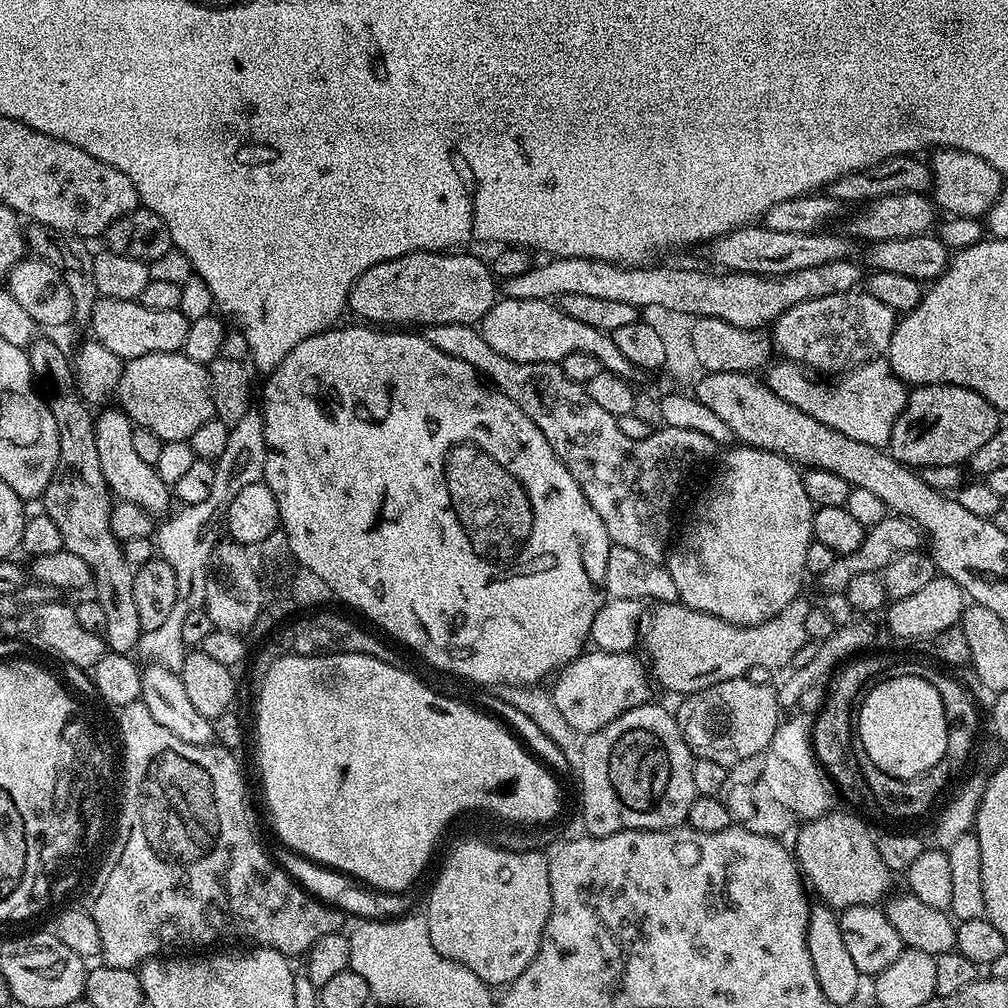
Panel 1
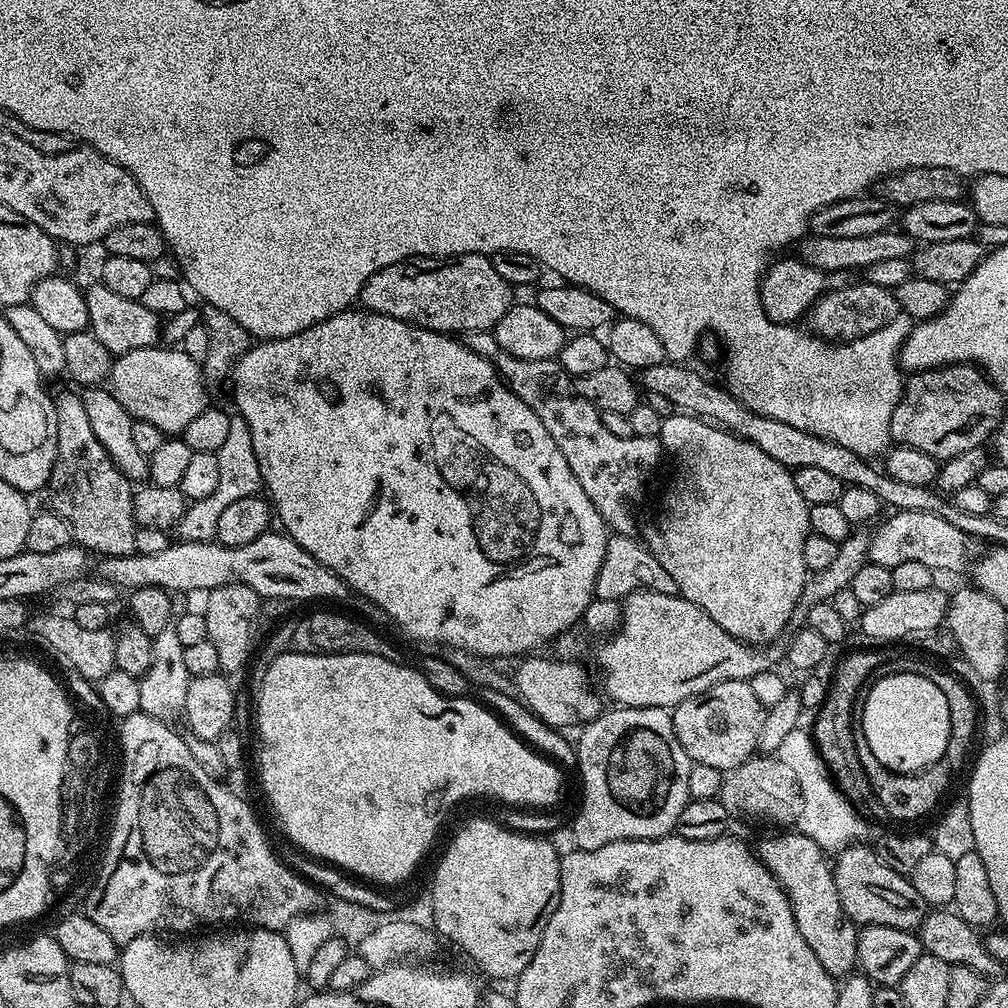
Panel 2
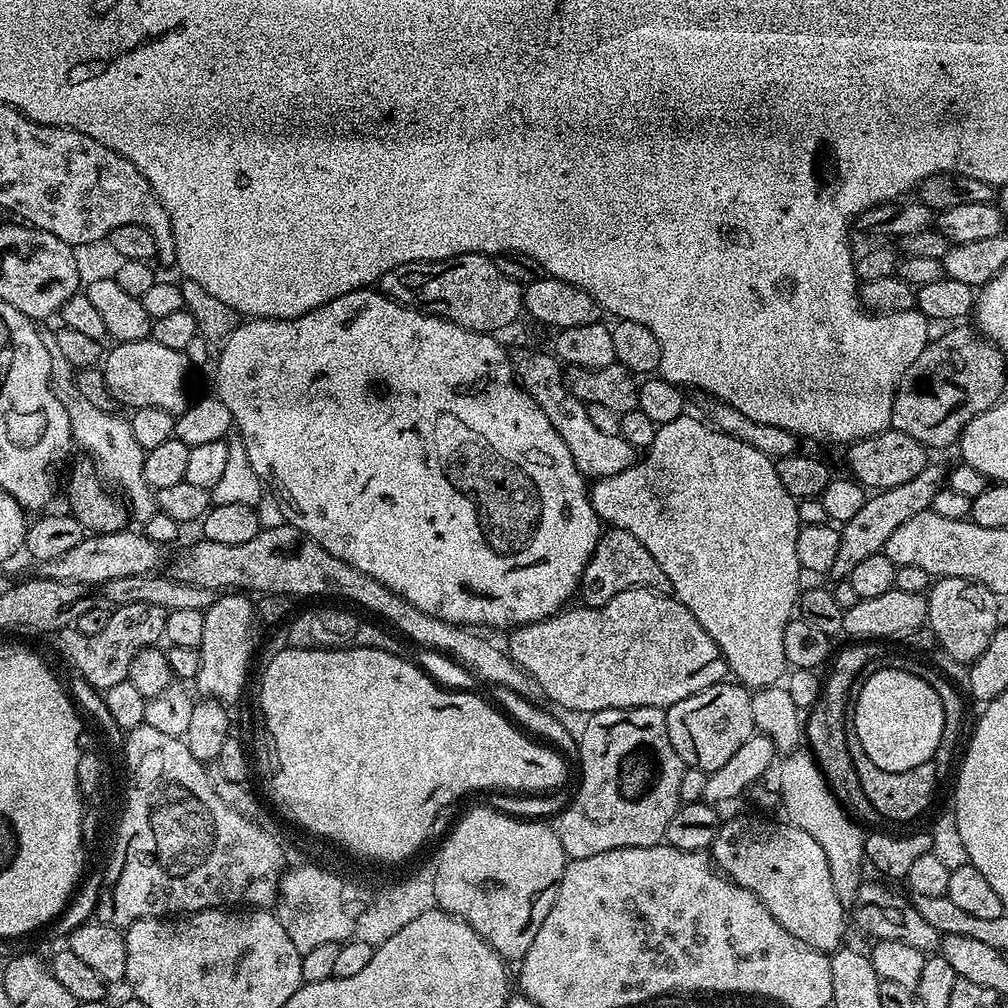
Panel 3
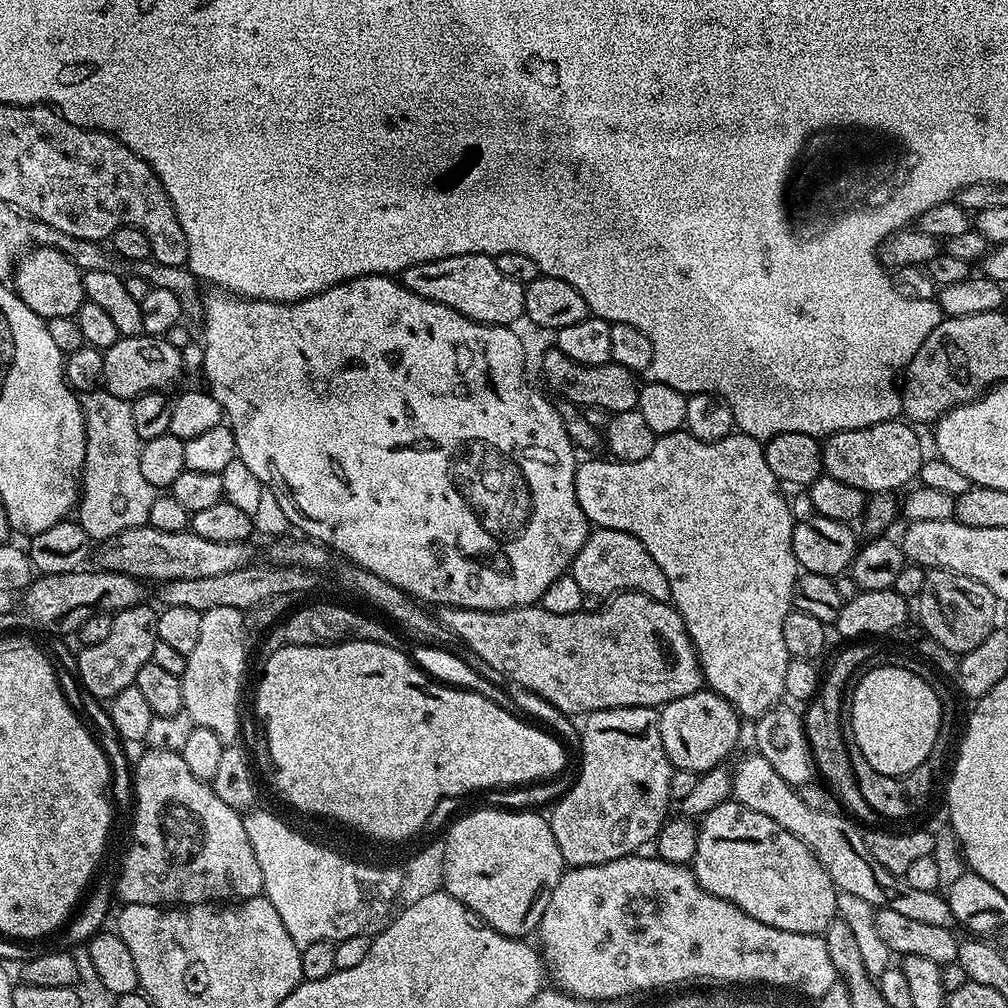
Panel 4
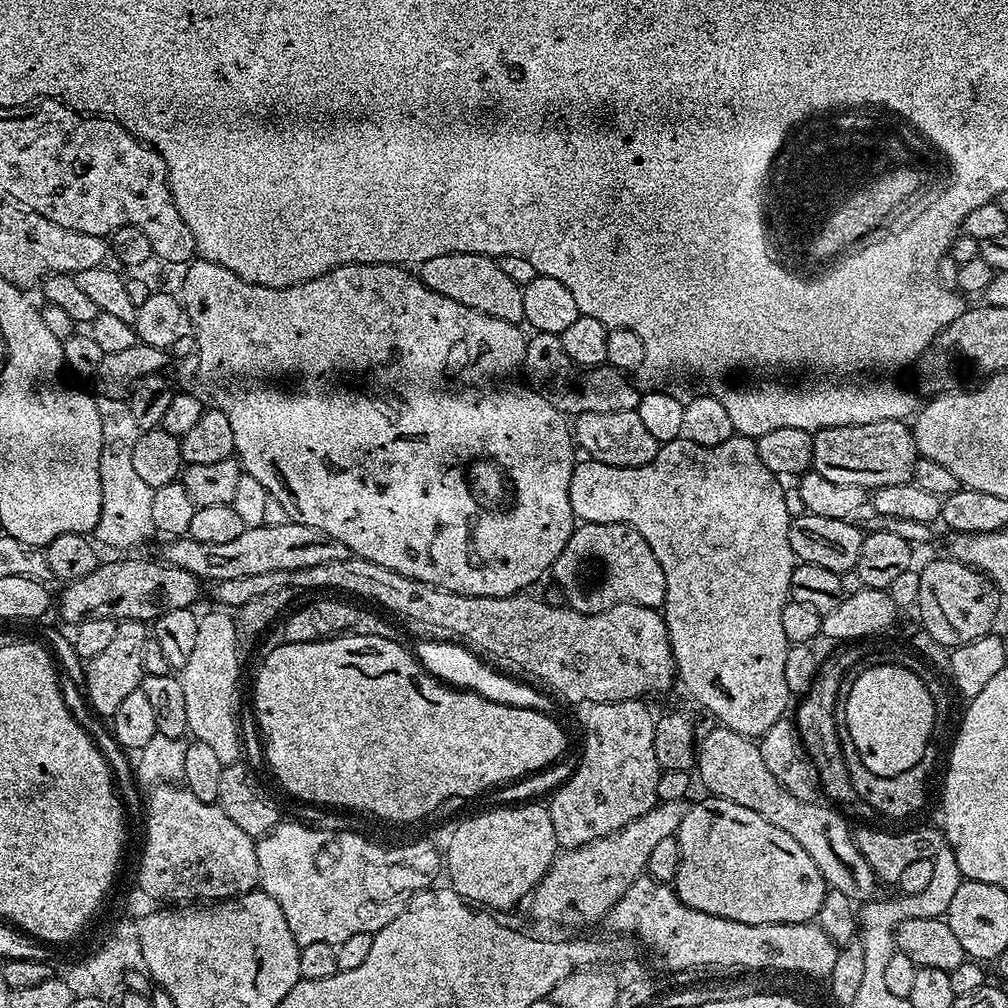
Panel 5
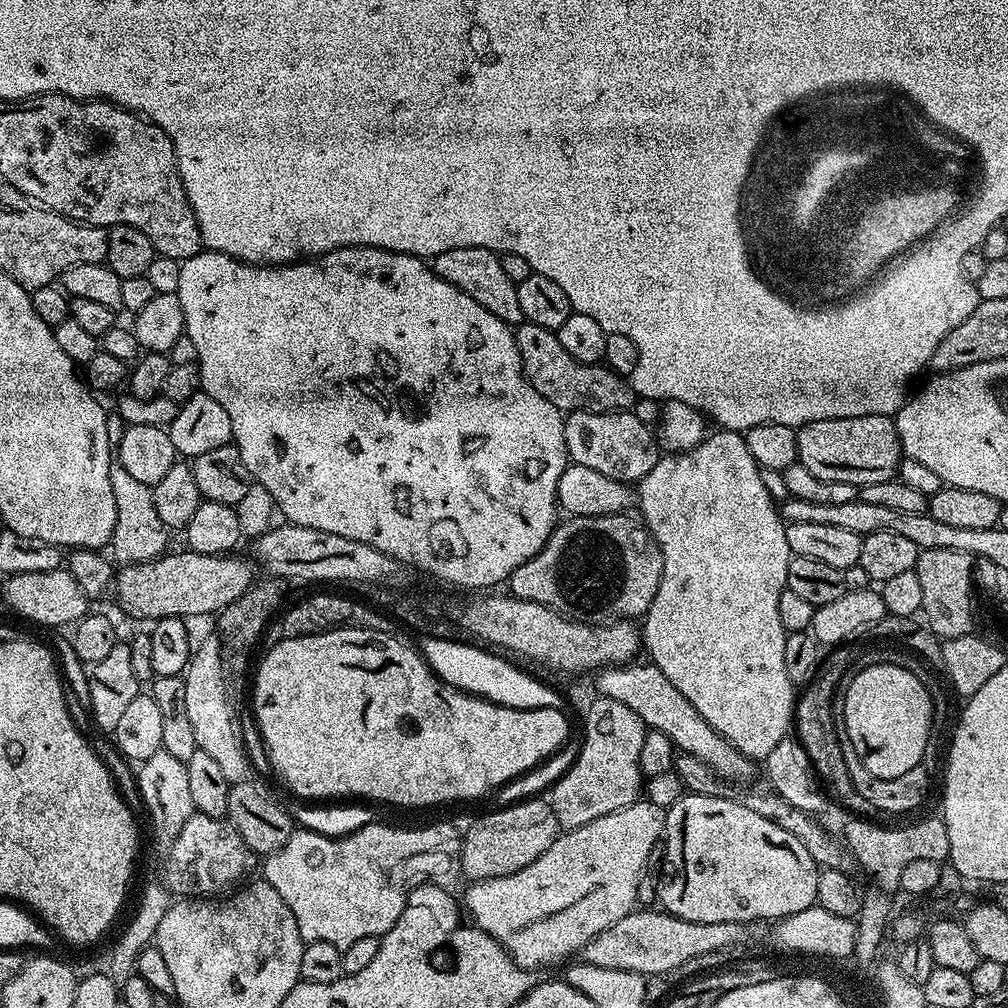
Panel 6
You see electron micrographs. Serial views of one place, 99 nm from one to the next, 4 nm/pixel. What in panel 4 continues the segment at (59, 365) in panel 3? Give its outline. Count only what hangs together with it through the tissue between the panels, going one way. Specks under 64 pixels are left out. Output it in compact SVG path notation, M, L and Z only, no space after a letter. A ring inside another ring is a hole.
M106 390L80 396L86 426L86 458L82 473L82 495L78 500L78 523L94 542L113 540L122 530L143 528L150 518L150 505L158 489L142 475L138 430L134 430L132 405Z

